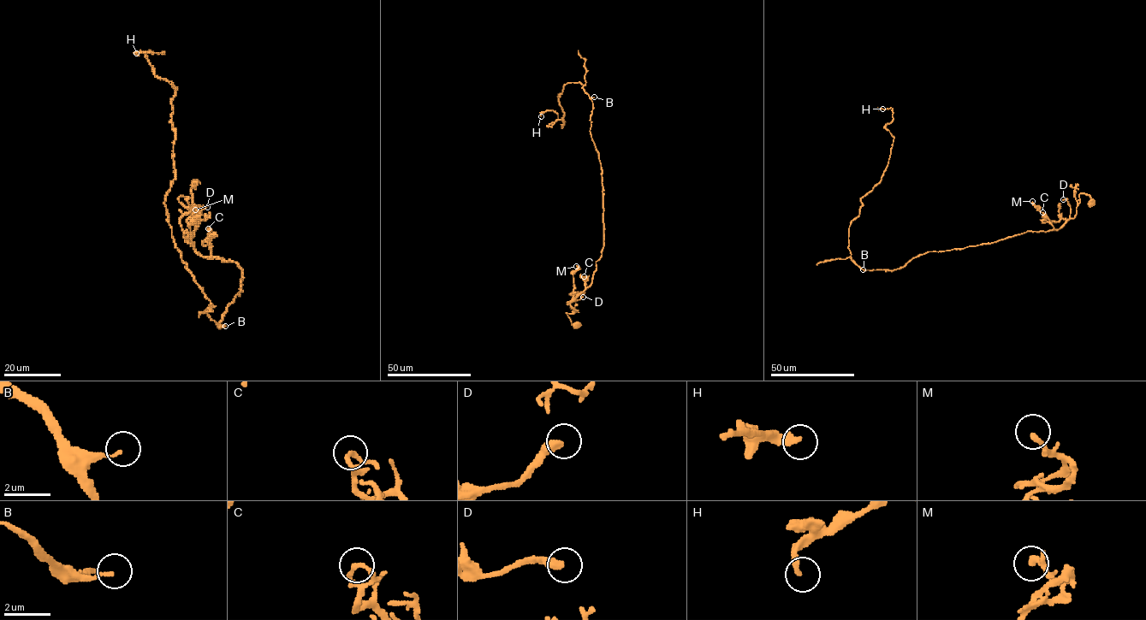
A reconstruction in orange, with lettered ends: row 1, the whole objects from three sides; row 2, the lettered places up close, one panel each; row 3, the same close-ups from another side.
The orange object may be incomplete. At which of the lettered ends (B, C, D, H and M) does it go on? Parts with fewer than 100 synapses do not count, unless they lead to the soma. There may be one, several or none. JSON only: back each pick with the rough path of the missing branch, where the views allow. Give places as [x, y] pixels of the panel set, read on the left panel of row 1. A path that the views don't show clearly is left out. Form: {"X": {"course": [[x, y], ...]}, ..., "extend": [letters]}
{"extend": []}

